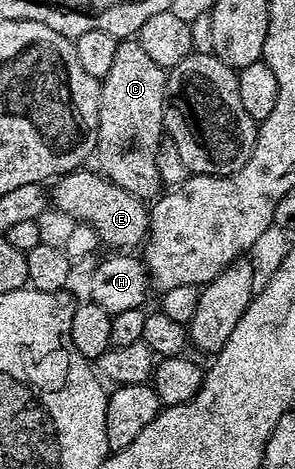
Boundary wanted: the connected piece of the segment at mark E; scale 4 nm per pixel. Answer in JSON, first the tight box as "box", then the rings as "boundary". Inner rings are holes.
{"box":[51,168,150,250],"boundary":[[[88,168],[74,169],[59,177],[51,189],[54,206],[79,223],[89,224],[99,239],[106,245],[118,246],[120,250],[138,247],[147,239],[150,228],[149,207],[134,193],[116,186],[101,173],[92,173]]]}

